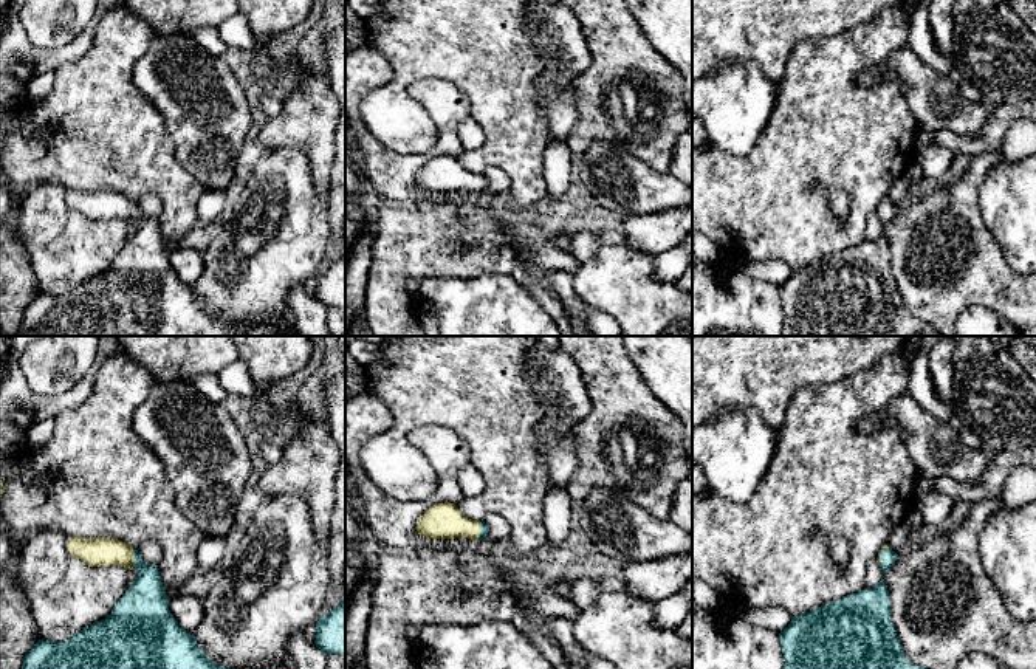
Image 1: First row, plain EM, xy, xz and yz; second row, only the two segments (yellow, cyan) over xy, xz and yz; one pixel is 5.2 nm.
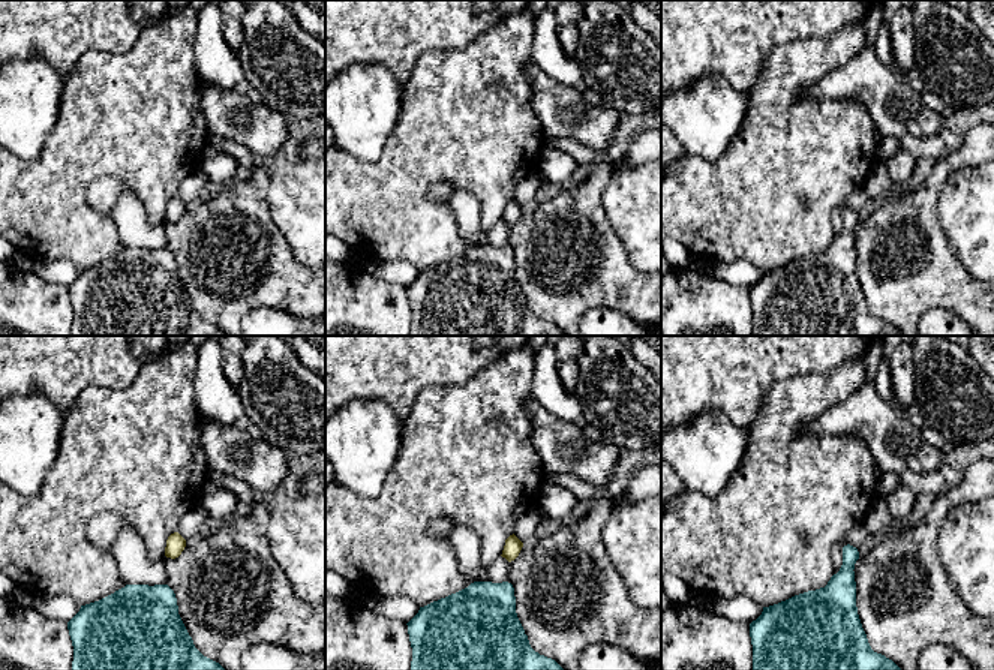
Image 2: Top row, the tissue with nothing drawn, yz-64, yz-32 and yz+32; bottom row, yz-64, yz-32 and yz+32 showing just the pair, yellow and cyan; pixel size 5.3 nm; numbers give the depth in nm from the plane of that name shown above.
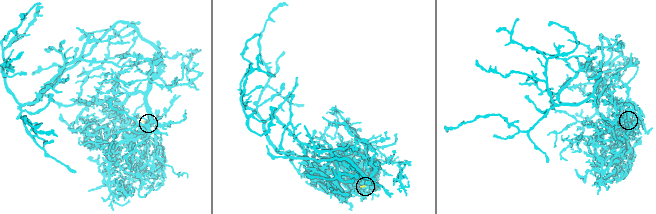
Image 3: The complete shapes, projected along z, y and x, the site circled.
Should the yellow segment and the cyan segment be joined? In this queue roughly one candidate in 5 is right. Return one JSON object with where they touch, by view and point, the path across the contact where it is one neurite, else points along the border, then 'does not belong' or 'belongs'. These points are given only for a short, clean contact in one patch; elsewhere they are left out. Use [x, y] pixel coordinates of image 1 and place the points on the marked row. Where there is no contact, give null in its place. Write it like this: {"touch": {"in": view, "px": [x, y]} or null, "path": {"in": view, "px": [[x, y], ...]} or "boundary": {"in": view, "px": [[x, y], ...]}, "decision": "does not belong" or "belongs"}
{"touch": {"in": "xy", "px": [133, 558]}, "path": {"in": "xy", "px": [[101, 552], [115, 552], [133, 558], [144, 570], [144, 604]]}, "decision": "belongs"}

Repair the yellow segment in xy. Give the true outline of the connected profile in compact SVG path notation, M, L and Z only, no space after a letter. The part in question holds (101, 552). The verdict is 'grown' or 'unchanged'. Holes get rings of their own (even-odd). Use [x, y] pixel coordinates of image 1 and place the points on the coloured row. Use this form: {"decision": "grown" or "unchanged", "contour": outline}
{"decision": "grown", "contour": "M68 537L68 553L88 567L138 568L130 588L102 621L65 641L39 640L25 655L22 669L226 669L201 652L195 636L183 630L169 610L158 565L146 564L138 550L113 537Z"}

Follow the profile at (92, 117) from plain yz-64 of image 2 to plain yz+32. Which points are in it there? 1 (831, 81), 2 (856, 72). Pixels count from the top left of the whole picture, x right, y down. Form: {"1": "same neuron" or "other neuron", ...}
{"1": "other neuron", "2": "other neuron"}

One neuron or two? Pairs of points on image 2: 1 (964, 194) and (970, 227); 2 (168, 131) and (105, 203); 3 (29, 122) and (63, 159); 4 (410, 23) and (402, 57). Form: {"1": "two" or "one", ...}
{"1": "one", "2": "two", "3": "two", "4": "one"}

